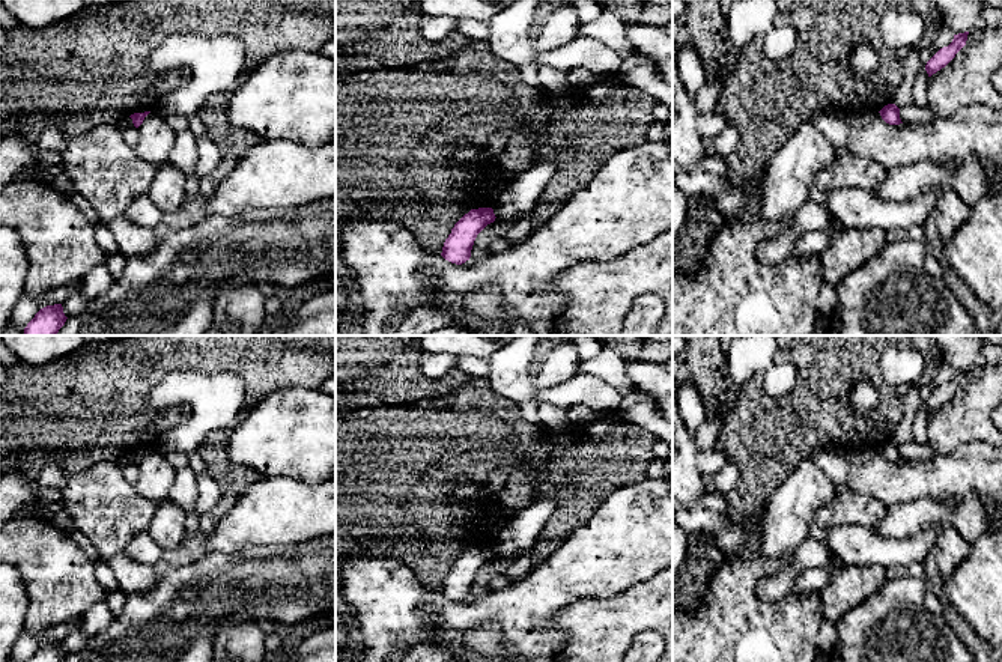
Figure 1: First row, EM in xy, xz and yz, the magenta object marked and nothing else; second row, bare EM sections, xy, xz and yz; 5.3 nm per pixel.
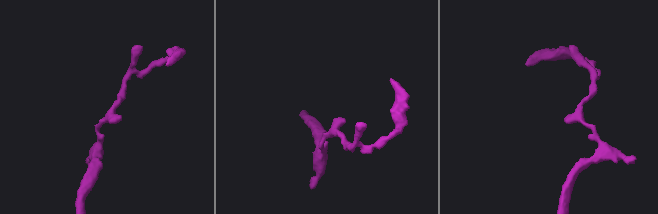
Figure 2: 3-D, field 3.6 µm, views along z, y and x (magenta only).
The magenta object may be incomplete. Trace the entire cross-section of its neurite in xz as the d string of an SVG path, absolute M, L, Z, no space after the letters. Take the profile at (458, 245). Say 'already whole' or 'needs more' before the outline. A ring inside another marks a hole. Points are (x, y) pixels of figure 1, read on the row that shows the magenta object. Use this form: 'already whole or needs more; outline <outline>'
already whole; outline M492 208L471 209L451 229L444 242L441 256L456 265L462 265L471 257L471 250L477 235L495 221Z

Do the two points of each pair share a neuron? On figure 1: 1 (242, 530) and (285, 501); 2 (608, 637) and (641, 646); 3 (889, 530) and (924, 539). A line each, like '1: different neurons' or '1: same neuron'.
1: same neuron
2: different neurons
3: different neurons

